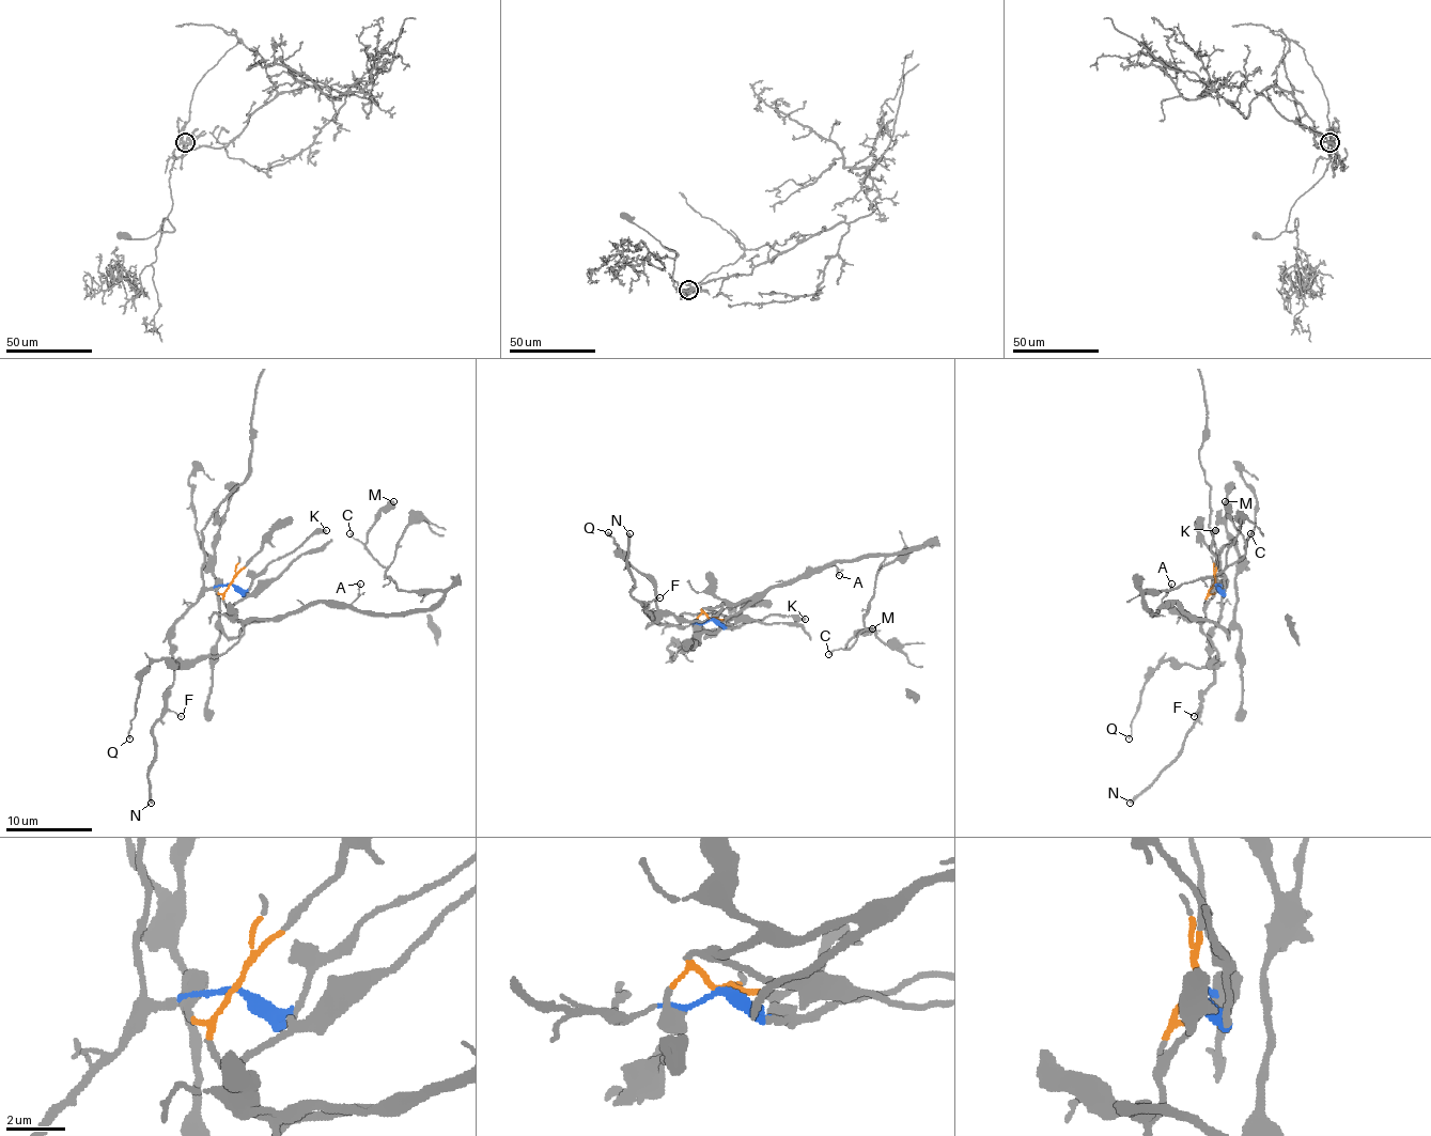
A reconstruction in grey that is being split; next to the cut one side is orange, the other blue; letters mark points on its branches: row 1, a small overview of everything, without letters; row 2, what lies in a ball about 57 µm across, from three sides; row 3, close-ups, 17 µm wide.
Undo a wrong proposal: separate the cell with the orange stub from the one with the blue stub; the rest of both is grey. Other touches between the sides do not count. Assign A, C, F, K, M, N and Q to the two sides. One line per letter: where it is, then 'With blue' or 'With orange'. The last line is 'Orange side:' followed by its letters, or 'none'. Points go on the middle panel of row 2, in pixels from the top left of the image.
A: Place: (839, 575). With orange
C: Place: (828, 654). With orange
F: Place: (659, 597). With blue
K: Place: (805, 619). With blue
M: Place: (872, 628). With orange
N: Place: (630, 533). With blue
Q: Place: (608, 532). With orange
Orange side: A, C, M, Q

